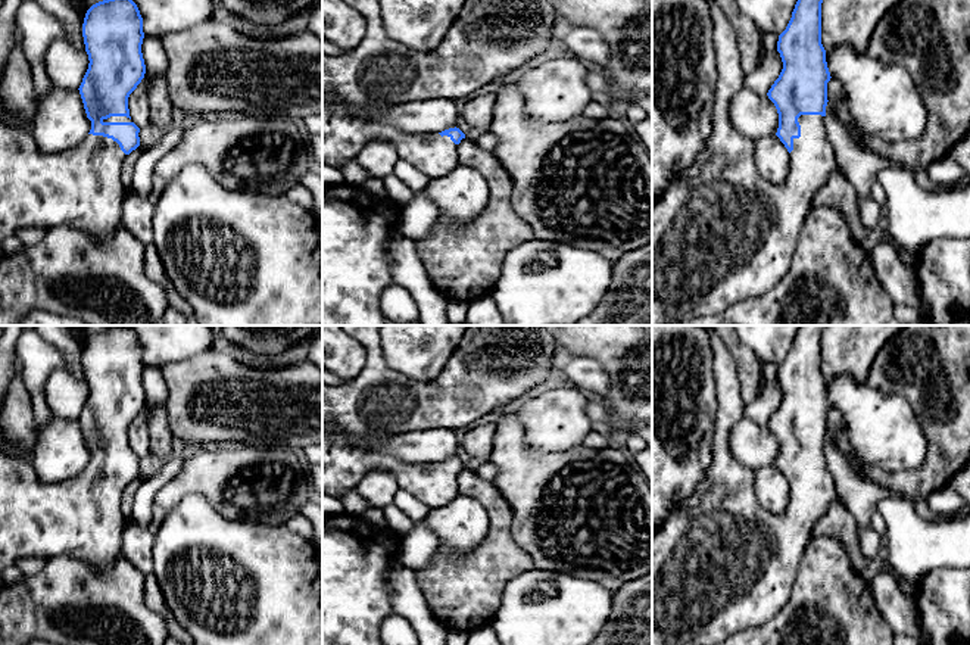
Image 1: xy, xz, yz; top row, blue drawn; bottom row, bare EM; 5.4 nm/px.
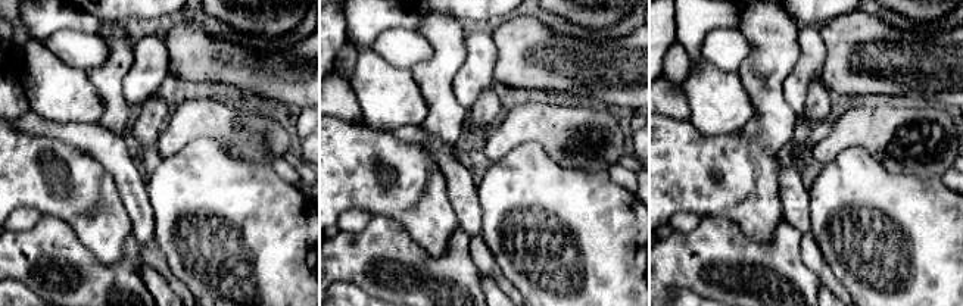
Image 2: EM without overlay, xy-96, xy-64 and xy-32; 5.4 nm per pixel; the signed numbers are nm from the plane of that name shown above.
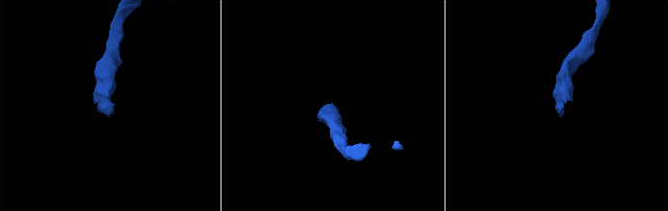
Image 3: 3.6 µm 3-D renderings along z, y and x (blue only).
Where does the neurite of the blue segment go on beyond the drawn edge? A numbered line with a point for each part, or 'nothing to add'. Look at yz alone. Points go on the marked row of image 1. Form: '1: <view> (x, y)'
1: yz (721, 233)

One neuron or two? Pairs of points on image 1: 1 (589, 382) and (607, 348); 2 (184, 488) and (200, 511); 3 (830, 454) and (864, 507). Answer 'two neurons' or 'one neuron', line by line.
1: two neurons
2: two neurons
3: one neuron

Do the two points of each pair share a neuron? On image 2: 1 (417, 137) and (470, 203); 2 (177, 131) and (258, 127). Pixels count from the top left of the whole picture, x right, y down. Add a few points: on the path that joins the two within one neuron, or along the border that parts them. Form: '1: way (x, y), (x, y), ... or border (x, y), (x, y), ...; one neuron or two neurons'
1: way (435, 149), (452, 166), (461, 186); one neuron
2: way (198, 128), (221, 128), (228, 136), (237, 136); one neuron

